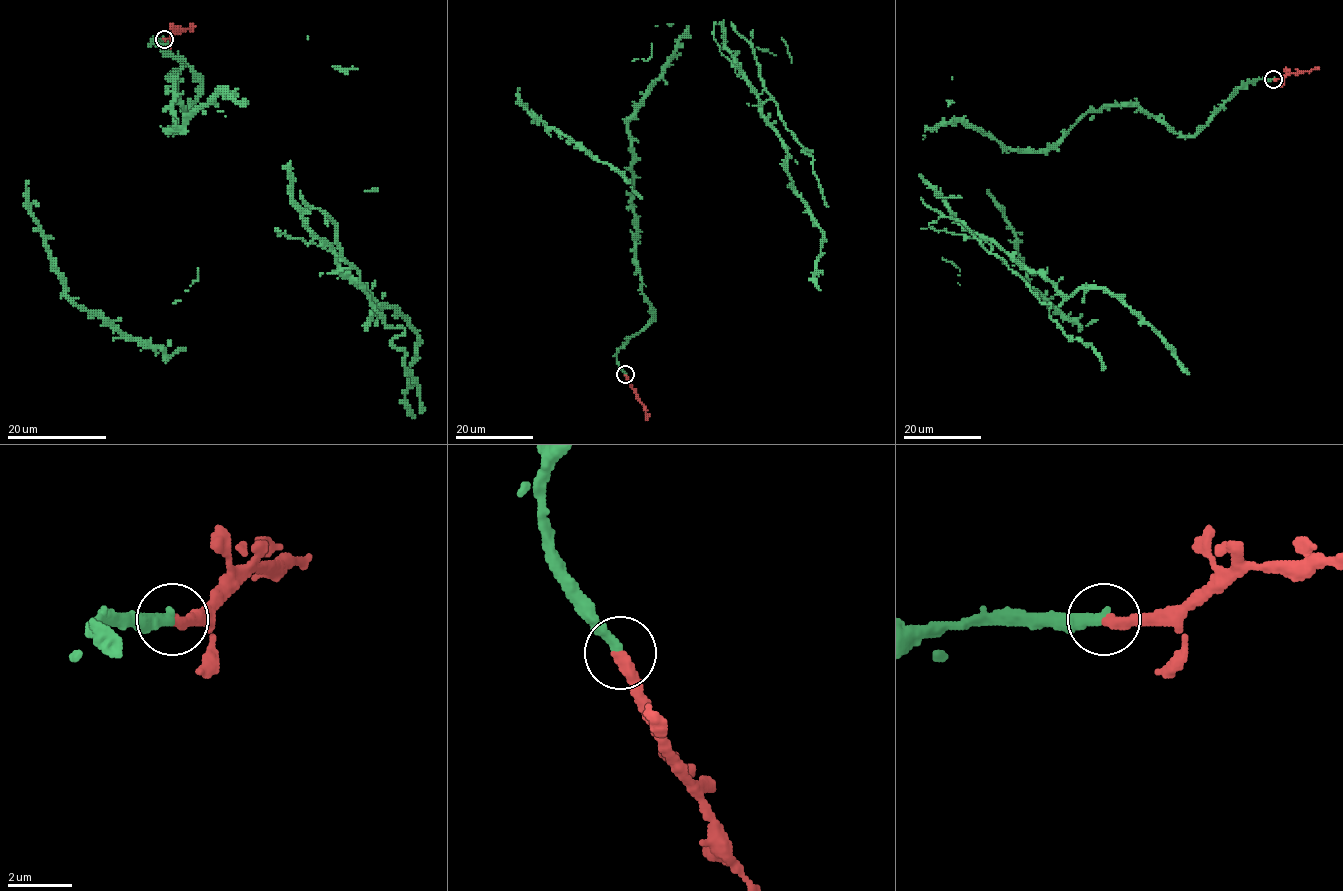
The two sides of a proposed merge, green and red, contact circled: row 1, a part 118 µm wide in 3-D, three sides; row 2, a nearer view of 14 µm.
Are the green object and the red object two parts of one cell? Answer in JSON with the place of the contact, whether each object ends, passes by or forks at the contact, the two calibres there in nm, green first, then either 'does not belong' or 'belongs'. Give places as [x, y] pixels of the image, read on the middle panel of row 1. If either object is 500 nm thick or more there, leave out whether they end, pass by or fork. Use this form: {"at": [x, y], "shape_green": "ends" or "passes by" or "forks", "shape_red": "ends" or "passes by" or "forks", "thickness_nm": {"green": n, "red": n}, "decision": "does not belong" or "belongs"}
{"at": [625, 374], "shape_green": "ends", "shape_red": "ends", "thickness_nm": {"green": 320, "red": 380}, "decision": "belongs"}

